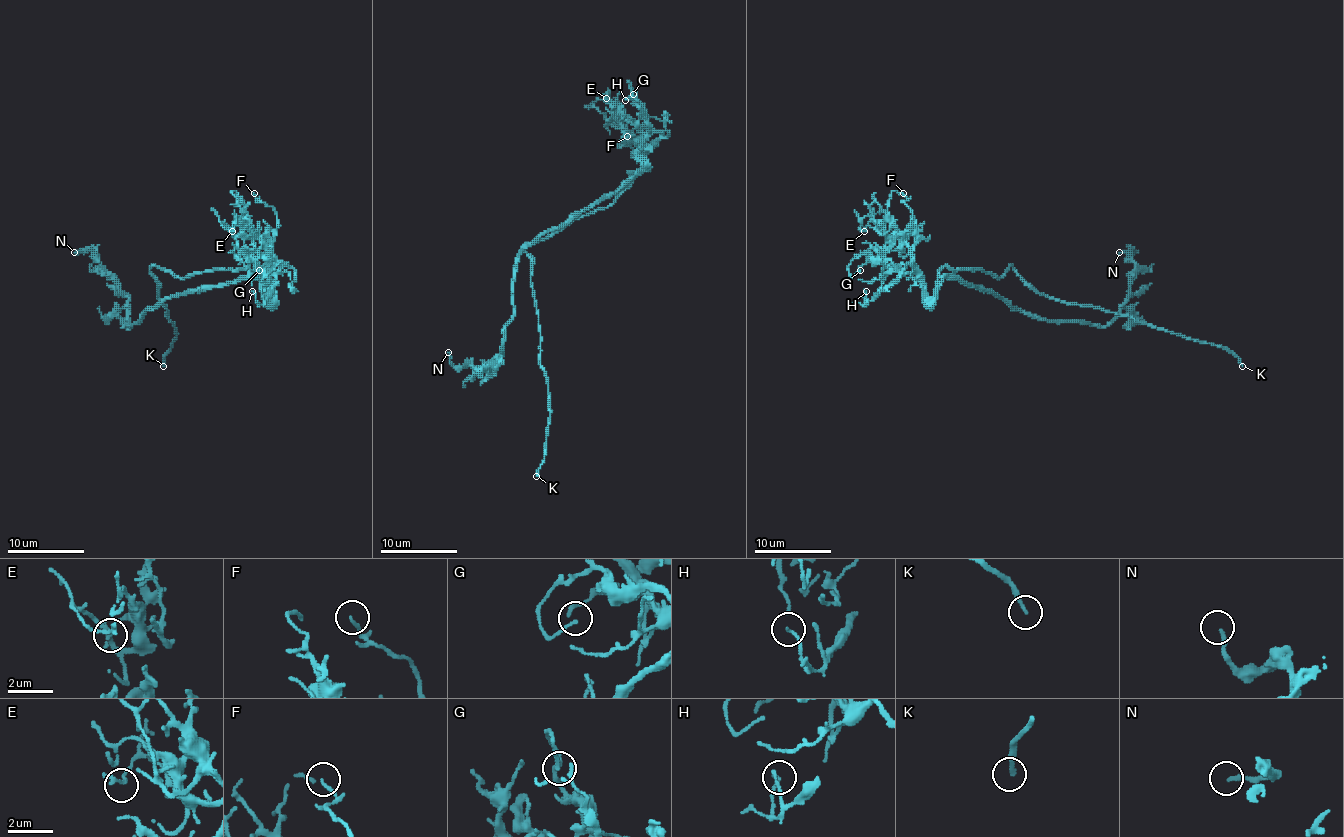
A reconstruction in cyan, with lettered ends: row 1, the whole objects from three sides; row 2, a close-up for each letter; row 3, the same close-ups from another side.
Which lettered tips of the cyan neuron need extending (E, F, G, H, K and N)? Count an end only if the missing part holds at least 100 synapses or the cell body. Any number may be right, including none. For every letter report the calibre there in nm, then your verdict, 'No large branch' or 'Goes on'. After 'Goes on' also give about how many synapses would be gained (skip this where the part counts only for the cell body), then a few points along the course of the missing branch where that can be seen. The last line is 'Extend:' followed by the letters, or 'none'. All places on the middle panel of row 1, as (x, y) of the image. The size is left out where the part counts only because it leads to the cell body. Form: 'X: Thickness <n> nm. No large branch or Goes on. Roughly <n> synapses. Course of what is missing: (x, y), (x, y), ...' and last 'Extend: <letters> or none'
E: Thickness 110 nm. No large branch
F: Thickness 140 nm. No large branch
G: Thickness 90 nm. No large branch
H: Thickness 120 nm. No large branch
K: Thickness 200 nm. Goes on. Course of what is missing: (536, 476), (536, 524), (550, 534), (558, 534), (577, 524), (573, 522), (571, 526)
N: Thickness 190 nm. No large branch
Extend: K

